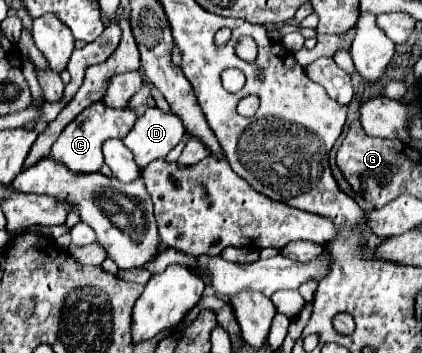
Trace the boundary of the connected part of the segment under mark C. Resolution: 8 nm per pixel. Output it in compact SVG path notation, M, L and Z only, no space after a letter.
M96 101L90 107L86 107L72 123L66 125L66 129L60 133L58 141L52 145L50 155L58 161L62 161L66 167L70 167L74 173L92 173L100 171L104 165L102 159L102 145L108 139L124 139L130 129L134 127L138 115L130 107L108 107L104 101Z

